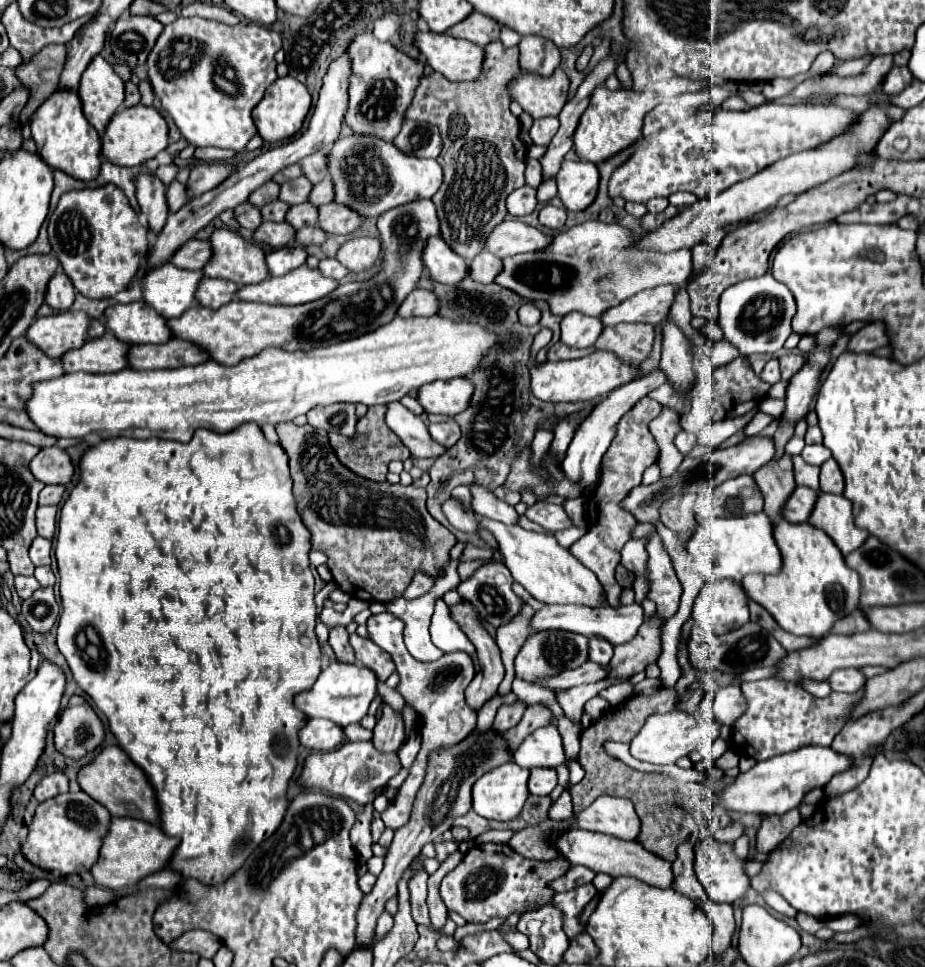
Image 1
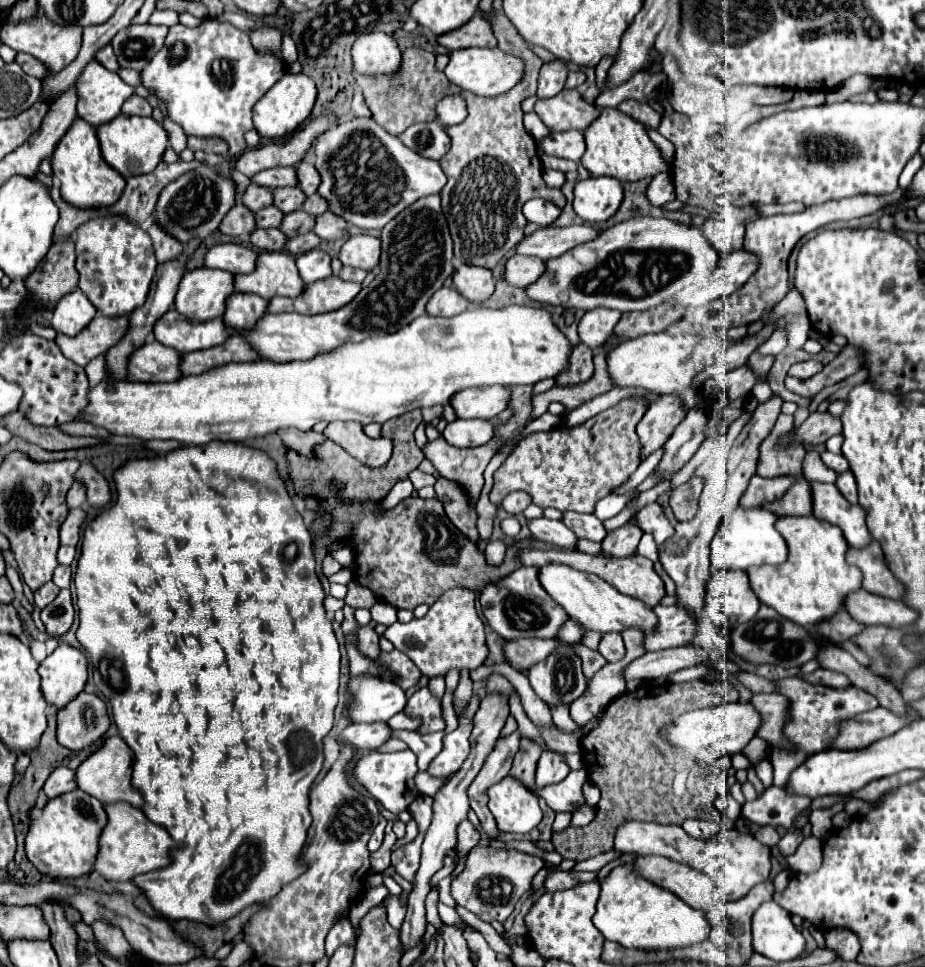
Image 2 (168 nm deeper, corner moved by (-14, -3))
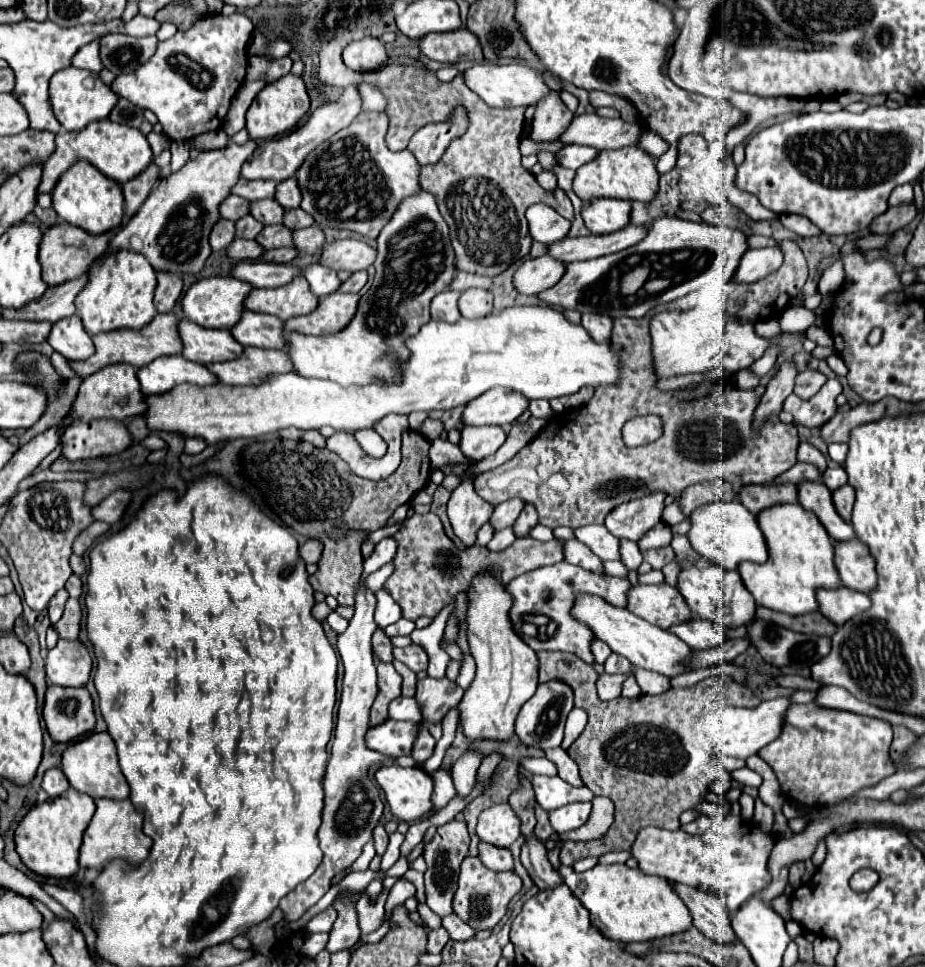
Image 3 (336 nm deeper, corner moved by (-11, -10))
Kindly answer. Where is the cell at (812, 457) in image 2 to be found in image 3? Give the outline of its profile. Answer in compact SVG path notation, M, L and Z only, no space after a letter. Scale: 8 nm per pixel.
M801 442L801 444L799 444L797 460L799 460L799 462L809 462L809 464L817 466L817 470L819 470L821 474L823 474L825 468L827 468L827 464L825 464L825 456L823 456L813 444L809 444L809 442Z

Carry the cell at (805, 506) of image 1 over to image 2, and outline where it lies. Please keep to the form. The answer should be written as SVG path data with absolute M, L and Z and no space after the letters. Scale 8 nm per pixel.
M806 479L796 481L780 499L766 503L764 509L772 511L778 517L784 515L812 515L812 493L810 493L810 483Z

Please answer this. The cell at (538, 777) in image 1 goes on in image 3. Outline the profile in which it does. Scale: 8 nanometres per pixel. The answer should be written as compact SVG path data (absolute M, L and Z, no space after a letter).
M575 802L549 812L549 822L555 832L563 834L585 824L589 818L589 812L591 812L591 802Z

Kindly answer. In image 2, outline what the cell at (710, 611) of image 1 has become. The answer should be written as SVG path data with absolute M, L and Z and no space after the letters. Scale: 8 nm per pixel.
M722 569L714 571L706 585L704 613L716 627L734 629L748 623L760 609L758 597L752 593L746 571Z

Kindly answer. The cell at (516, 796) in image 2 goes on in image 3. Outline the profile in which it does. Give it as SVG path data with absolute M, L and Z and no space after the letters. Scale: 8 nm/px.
M507 802L495 804L481 812L477 834L485 842L509 848L521 836L521 820Z

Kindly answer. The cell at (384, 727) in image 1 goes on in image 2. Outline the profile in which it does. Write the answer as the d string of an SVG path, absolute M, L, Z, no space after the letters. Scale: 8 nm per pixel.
M420 687L410 699L404 709L406 715L420 717L422 727L420 733L432 733L432 731L444 731L444 719L442 719L442 701L430 693L428 687Z

